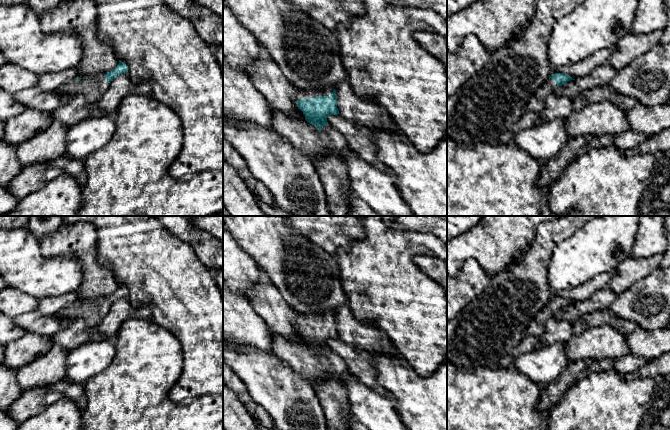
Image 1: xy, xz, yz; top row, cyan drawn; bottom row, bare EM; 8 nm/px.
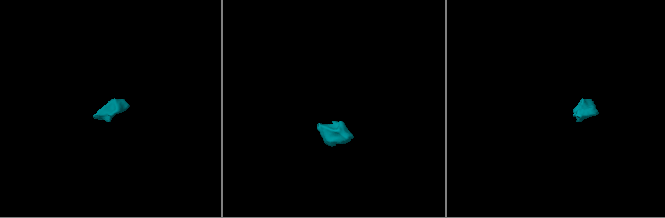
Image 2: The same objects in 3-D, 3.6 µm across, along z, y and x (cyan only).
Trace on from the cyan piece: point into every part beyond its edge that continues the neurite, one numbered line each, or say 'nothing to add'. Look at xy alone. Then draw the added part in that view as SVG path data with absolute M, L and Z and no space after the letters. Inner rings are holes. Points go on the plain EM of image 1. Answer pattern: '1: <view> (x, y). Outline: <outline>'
1: xy (92, 314). Outline: M106 302L95 306L88 303L74 303L62 309L58 314L65 320L83 319L90 325L94 325L106 315L108 308Z

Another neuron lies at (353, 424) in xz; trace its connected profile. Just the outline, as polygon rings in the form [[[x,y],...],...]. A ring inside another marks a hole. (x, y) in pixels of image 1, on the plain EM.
[[[346,414],[344,418],[347,420],[347,424],[350,430],[368,430],[363,424],[358,422],[353,415]]]

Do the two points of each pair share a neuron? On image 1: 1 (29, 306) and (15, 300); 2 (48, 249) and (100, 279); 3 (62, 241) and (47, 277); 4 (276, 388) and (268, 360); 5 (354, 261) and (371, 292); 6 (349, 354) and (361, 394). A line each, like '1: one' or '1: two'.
1: one
2: one
3: two
4: one
5: one
6: two

